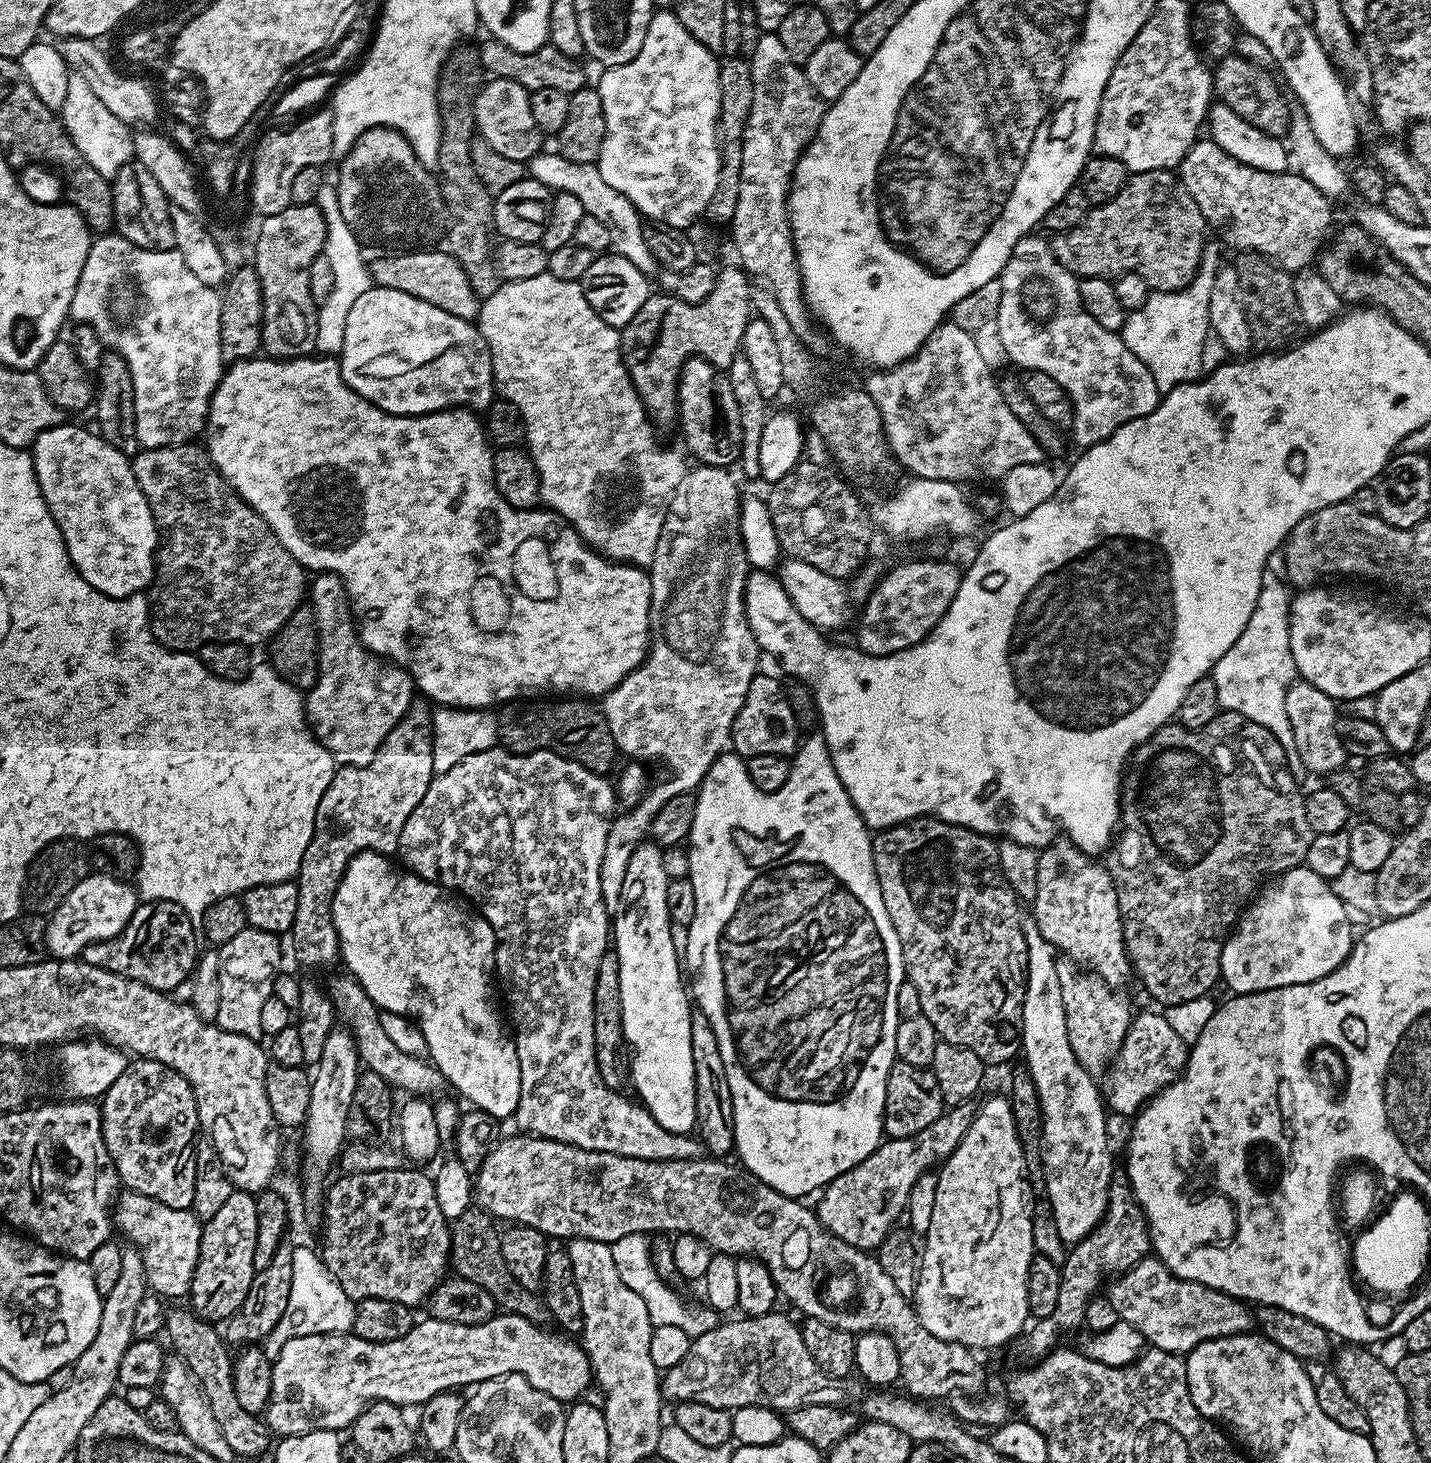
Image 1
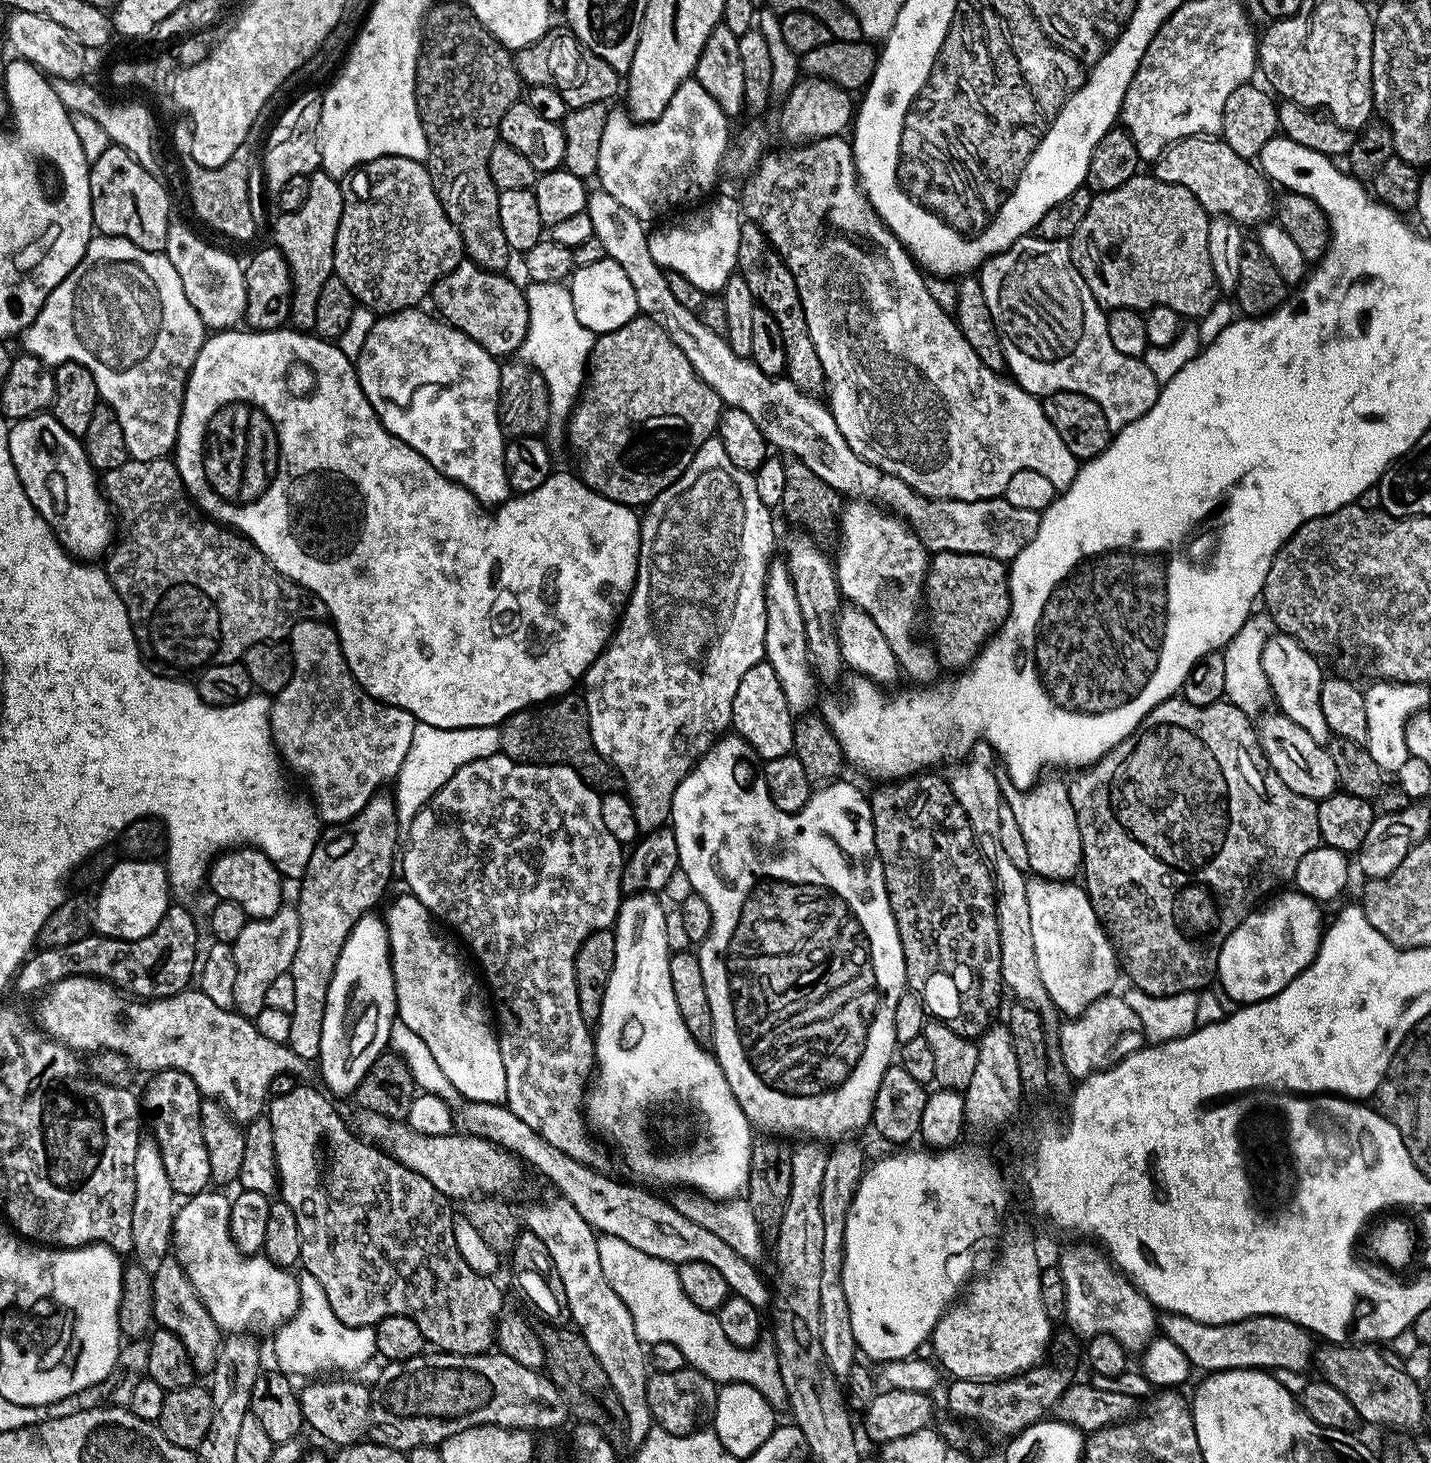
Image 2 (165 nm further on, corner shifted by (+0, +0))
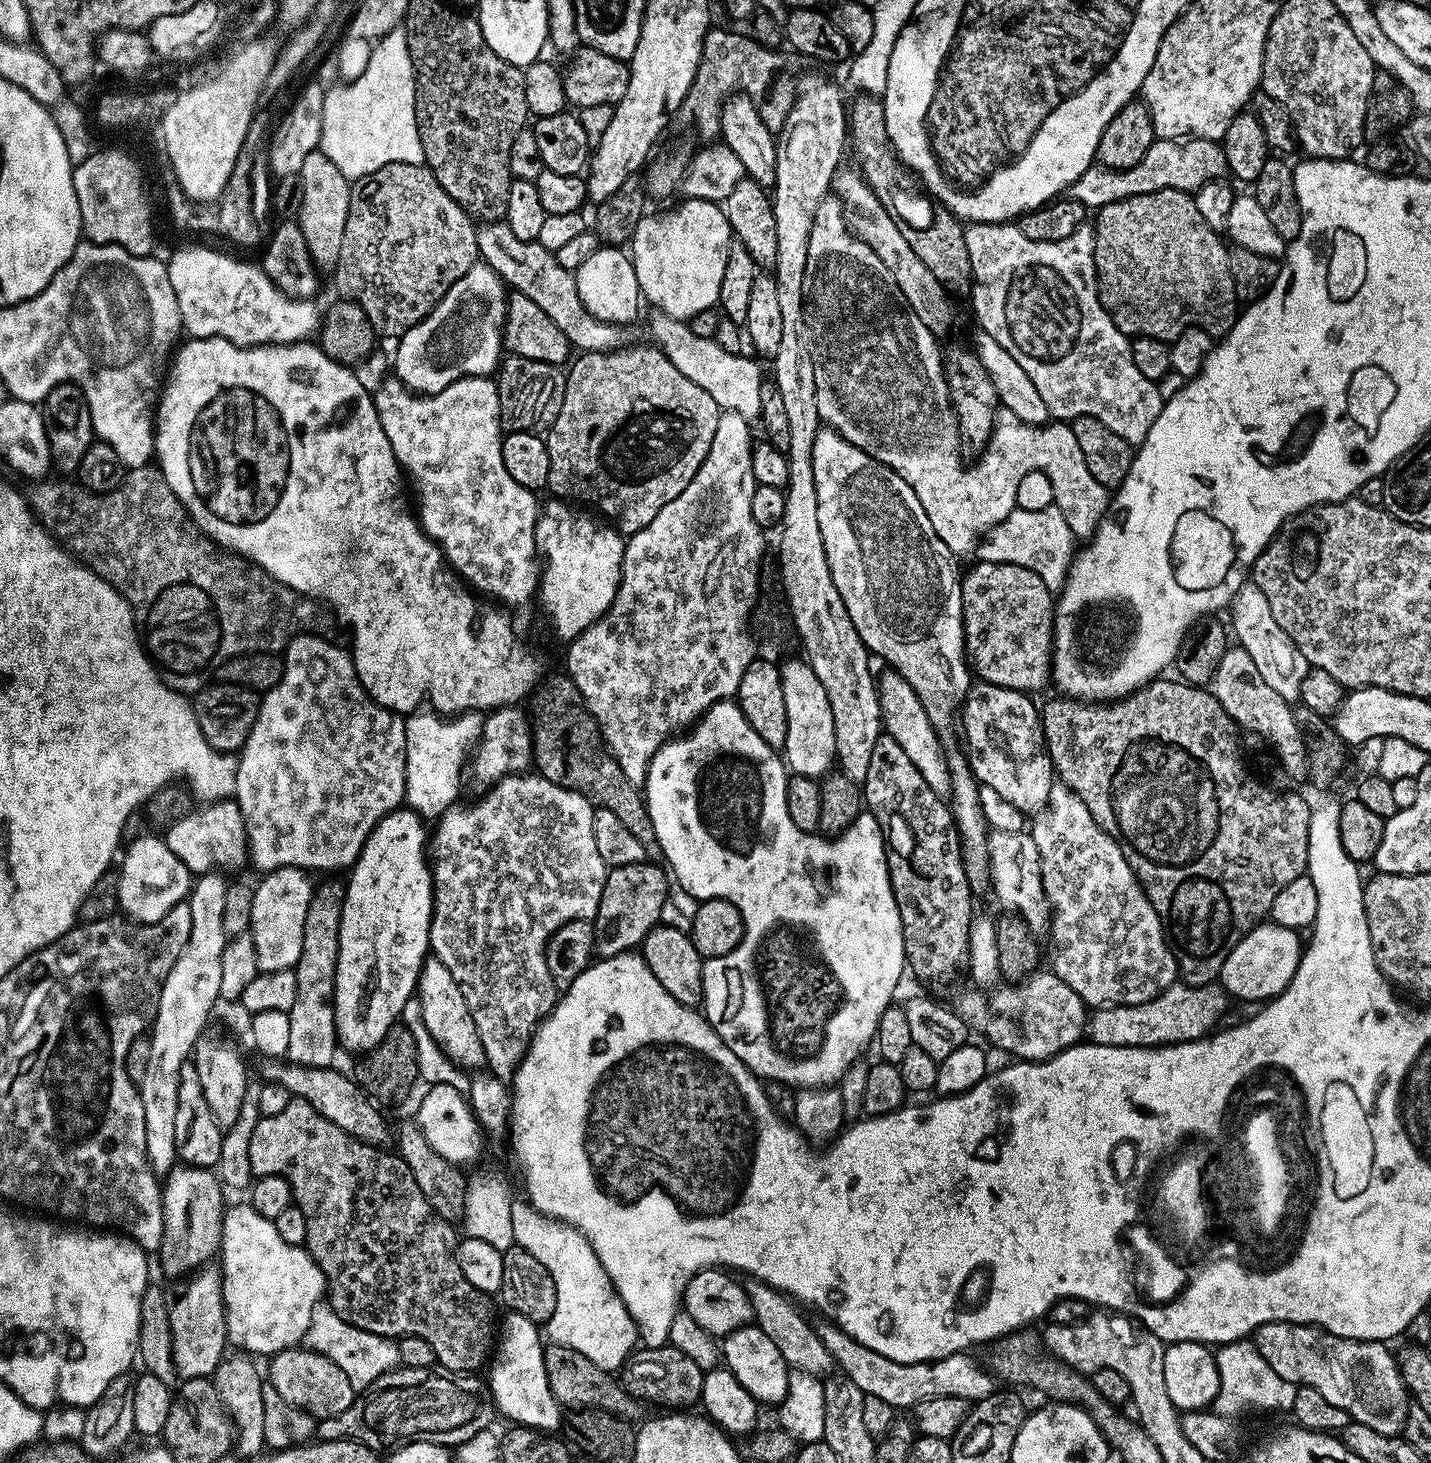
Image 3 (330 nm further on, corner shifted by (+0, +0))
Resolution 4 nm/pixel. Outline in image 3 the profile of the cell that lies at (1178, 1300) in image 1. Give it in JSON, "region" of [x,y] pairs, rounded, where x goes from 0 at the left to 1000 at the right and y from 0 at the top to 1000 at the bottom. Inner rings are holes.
{"region":[[[890,904],[890,905],[883,905],[878,908],[876,911],[876,918],[878,923],[882,925],[885,931],[887,932],[888,936],[897,942],[899,945],[901,945],[906,947],[918,949],[921,950],[921,953],[924,953],[932,961],[935,961],[938,964],[941,964],[941,967],[948,973],[954,973],[957,975],[957,977],[963,977],[963,980],[969,980],[969,982],[978,982],[982,978],[984,973],[984,964],[985,962],[985,954],[984,949],[981,947],[981,943],[978,941],[978,933],[976,932],[976,928],[974,926],[973,922],[970,922],[969,918],[964,916],[944,916],[943,915],[938,915],[933,913],[929,910],[926,910],[925,908],[920,908],[915,905],[902,905],[901,904]]]}

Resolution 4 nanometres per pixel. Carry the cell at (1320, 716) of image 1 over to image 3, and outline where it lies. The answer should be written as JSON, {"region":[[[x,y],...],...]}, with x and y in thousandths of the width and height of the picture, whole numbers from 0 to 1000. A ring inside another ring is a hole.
{"region":[[[871,398],[861,410],[860,418],[860,431],[862,433],[863,437],[864,435],[867,437],[864,437],[866,442],[871,444],[874,450],[876,450],[876,455],[879,455],[879,461],[882,461],[882,464],[890,472],[896,474],[897,478],[908,479],[910,463],[913,463],[915,455],[913,449],[907,444],[907,442],[904,442],[903,437],[899,433],[899,431],[896,431],[896,428],[893,428],[893,425],[890,425],[890,420],[887,420],[887,411],[885,411],[885,406],[882,406],[882,403],[879,403],[878,399]]]}

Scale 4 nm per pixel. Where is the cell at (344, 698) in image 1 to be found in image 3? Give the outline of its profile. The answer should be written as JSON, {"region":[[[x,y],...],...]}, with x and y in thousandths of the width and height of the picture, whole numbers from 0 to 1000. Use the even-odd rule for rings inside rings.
{"region":[[[213,433],[206,435],[197,446],[198,452],[198,460],[194,466],[187,473],[184,474],[180,491],[172,504],[170,511],[166,515],[165,521],[165,540],[164,546],[169,554],[169,559],[172,562],[172,570],[173,571],[173,587],[175,593],[179,593],[182,597],[187,597],[195,593],[211,593],[219,595],[222,593],[226,597],[232,597],[234,593],[245,594],[252,586],[252,582],[254,576],[257,575],[257,571],[263,566],[263,563],[274,555],[277,554],[283,549],[282,541],[284,540],[284,496],[283,490],[280,487],[275,487],[273,484],[268,484],[263,481],[257,476],[257,473],[253,469],[253,466],[249,460],[249,456],[246,452],[242,442],[237,443],[232,440],[231,437],[226,435]]]}

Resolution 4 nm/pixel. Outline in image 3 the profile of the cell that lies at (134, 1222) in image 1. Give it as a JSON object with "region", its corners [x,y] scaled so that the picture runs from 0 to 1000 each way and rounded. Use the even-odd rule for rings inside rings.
{"region":[[[171,822],[171,823],[164,824],[163,826],[161,824],[157,829],[157,840],[155,841],[155,846],[154,847],[152,863],[154,865],[154,871],[157,873],[157,899],[159,901],[159,915],[161,921],[165,921],[163,922],[170,923],[171,925],[175,925],[179,928],[181,928],[180,927],[189,928],[197,923],[208,921],[208,919],[212,917],[214,909],[217,906],[217,902],[219,901],[219,895],[224,891],[228,886],[226,871],[224,866],[218,861],[218,858],[215,856],[215,852],[203,852],[200,849],[197,849],[197,846],[195,845],[192,836],[186,833],[183,830],[180,830],[180,827],[177,827],[175,822]]]}

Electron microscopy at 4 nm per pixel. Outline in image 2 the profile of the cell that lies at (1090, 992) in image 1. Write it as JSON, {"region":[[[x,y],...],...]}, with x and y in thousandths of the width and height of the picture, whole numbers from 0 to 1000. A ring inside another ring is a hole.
{"region":[[[721,600],[717,606],[717,617],[720,617],[720,638],[723,640],[725,666],[728,668],[731,678],[734,679],[736,689],[744,696],[758,694],[758,691],[765,685],[767,685],[767,682],[775,680],[779,676],[777,675],[780,673],[780,655],[781,658],[781,650],[770,631],[769,624],[768,626],[763,619],[765,618],[764,613],[755,605],[754,607],[752,603]]]}

